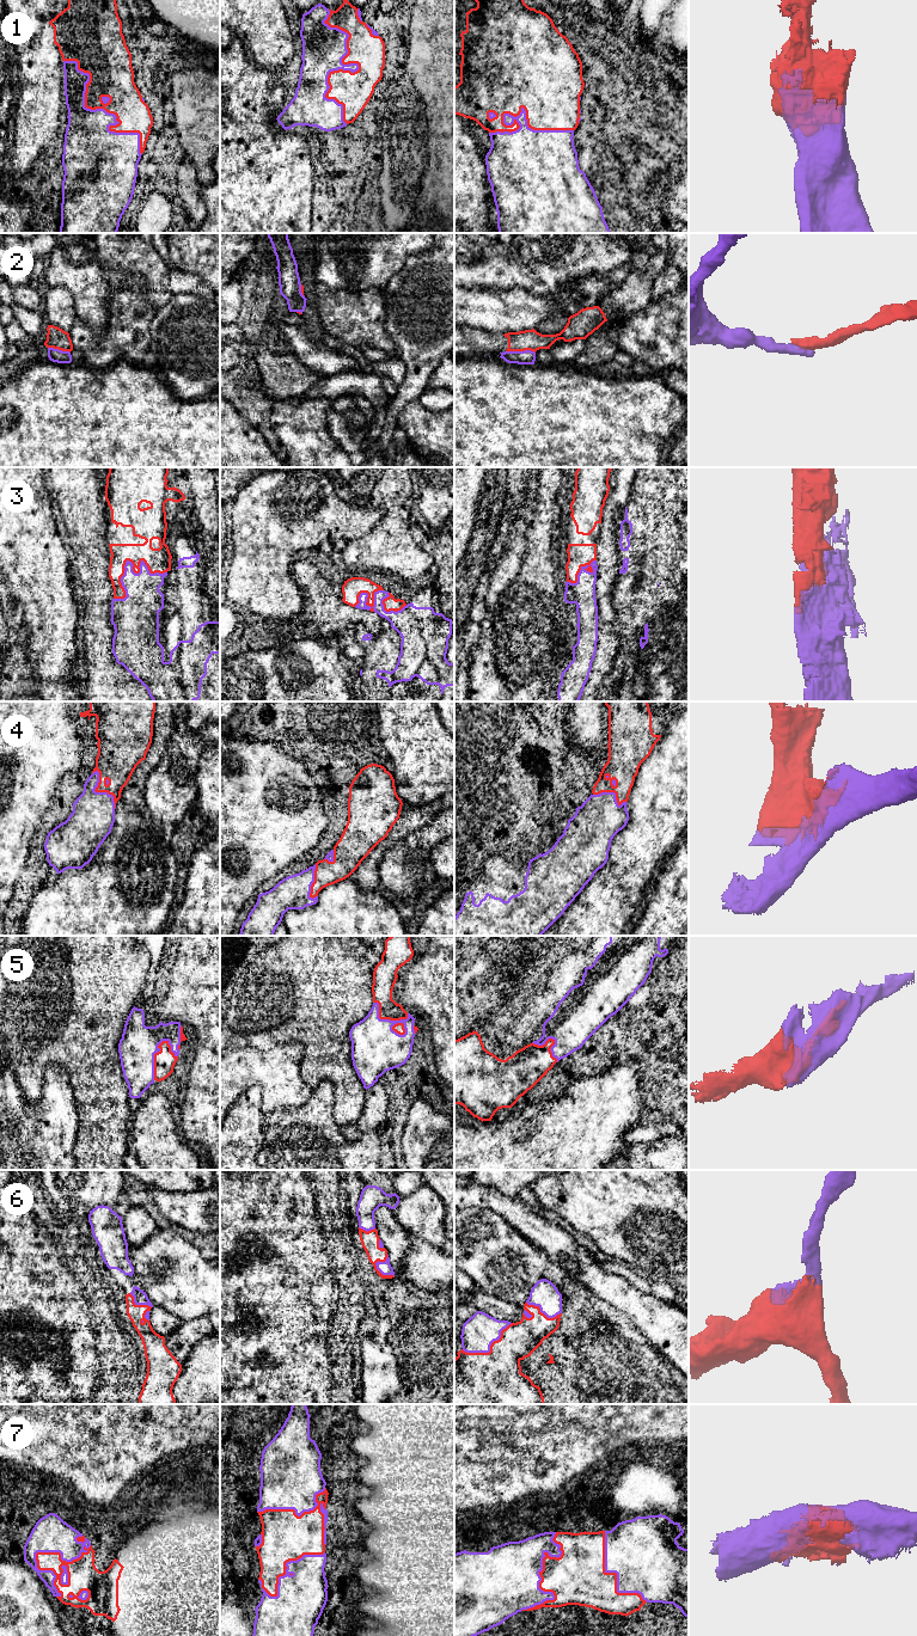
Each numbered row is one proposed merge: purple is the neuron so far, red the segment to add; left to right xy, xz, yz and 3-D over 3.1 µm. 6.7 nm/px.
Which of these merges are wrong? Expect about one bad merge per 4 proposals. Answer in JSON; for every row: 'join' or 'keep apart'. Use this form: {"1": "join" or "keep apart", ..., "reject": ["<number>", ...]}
{"1": "join", "2": "keep apart", "3": "join", "4": "join", "5": "join", "6": "join", "7": "join", "reject": ["2"]}

